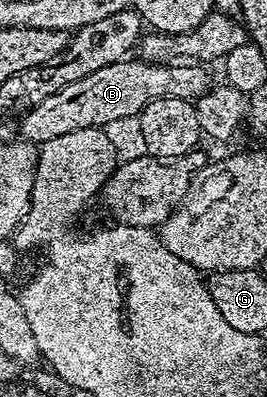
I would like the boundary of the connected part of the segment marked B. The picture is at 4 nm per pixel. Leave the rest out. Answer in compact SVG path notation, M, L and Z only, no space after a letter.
M127 57L121 63L104 65L104 69L96 69L96 73L88 73L88 77L80 77L80 81L72 81L72 85L64 85L64 89L52 93L52 97L44 97L44 101L33 104L25 112L25 134L41 145L64 133L76 133L89 127L105 128L106 123L118 123L121 119L133 120L157 99L197 100L209 86L203 66L165 67L162 63L135 59Z

